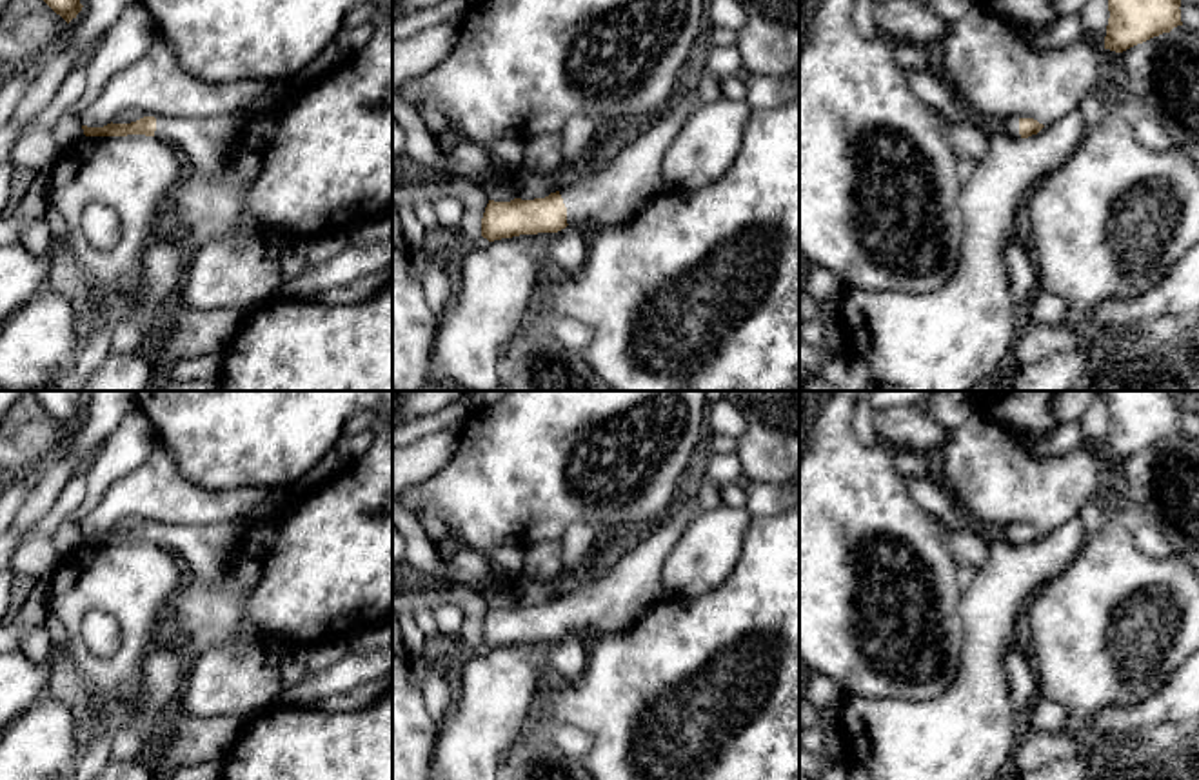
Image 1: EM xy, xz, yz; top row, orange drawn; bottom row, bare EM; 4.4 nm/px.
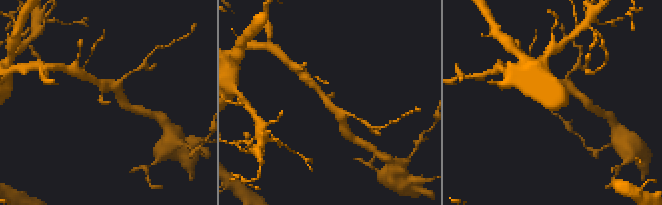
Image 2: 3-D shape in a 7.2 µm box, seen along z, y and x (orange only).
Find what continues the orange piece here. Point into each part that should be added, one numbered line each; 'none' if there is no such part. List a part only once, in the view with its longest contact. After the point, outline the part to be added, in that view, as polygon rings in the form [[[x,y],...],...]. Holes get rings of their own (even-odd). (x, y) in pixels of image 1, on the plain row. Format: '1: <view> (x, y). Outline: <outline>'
1: xz (636, 584). Outline: [[[696,498],[674,507],[649,527],[643,544],[630,551],[605,580],[569,585],[560,596],[567,631],[587,627],[596,627],[600,633],[625,631],[661,602],[667,596],[663,560],[699,511]]]

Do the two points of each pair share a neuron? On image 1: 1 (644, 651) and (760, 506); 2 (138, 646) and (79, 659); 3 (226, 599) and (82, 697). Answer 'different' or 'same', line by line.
1: different
2: same
3: different

